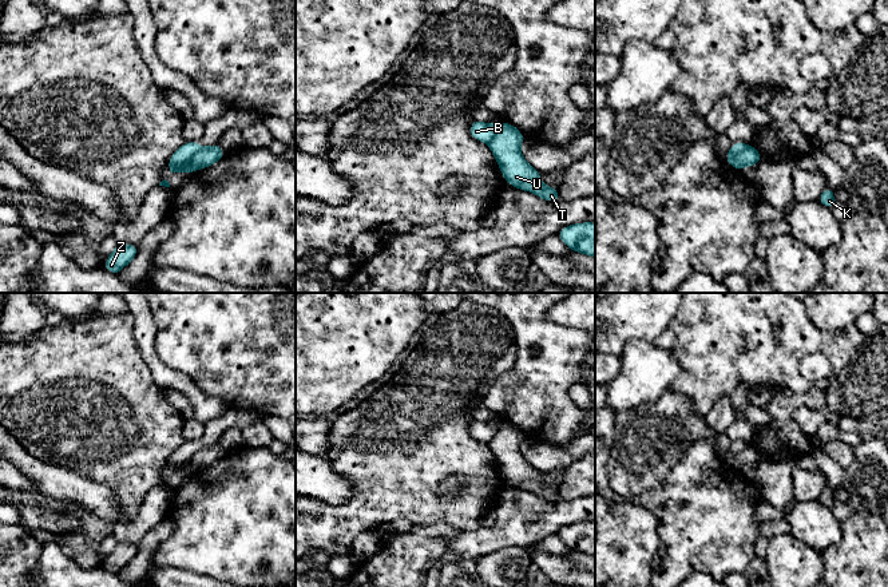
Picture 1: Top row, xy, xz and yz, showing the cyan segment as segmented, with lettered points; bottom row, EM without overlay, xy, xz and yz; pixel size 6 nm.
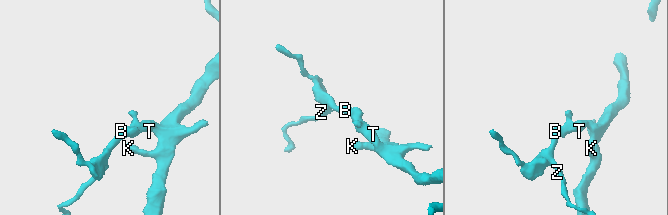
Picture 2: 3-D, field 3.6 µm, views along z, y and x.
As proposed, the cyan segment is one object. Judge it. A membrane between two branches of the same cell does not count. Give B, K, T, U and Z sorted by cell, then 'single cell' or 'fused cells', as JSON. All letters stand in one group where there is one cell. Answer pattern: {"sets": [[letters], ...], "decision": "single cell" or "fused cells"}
{"sets": [["B", "Z"], ["K", "T", "U"]], "decision": "fused cells"}

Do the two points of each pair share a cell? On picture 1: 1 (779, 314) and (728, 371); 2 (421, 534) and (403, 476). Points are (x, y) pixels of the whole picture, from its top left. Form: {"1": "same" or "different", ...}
{"1": "same", "2": "different"}

